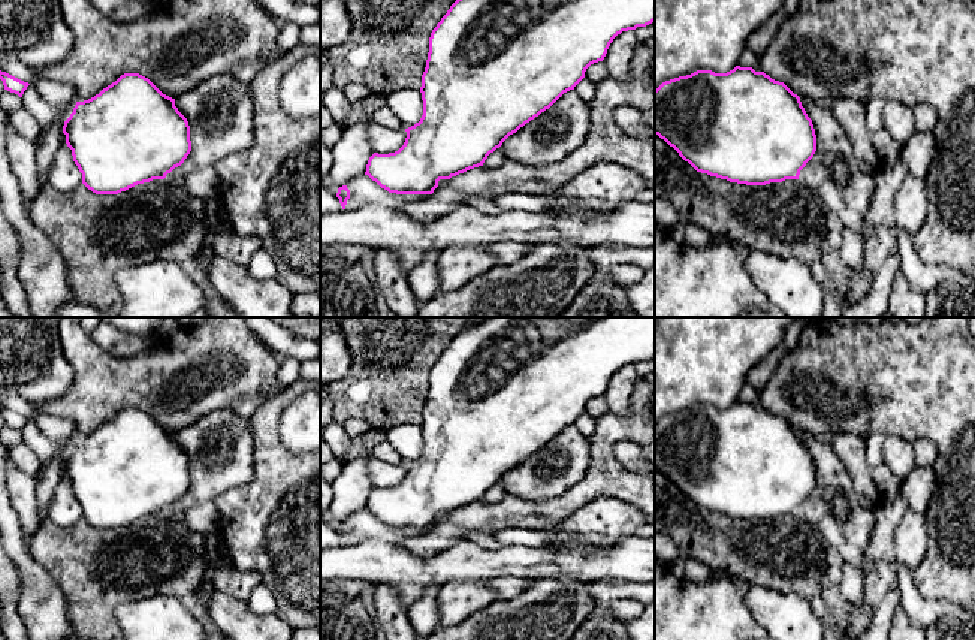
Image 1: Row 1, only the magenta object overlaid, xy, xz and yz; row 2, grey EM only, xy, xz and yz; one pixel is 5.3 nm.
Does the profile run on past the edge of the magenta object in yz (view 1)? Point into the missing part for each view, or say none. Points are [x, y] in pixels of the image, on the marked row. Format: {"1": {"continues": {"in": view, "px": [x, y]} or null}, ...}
{"1": {"continues": null}}

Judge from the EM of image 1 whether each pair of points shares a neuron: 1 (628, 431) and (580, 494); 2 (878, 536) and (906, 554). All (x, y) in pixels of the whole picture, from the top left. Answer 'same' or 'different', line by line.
1: same
2: different

